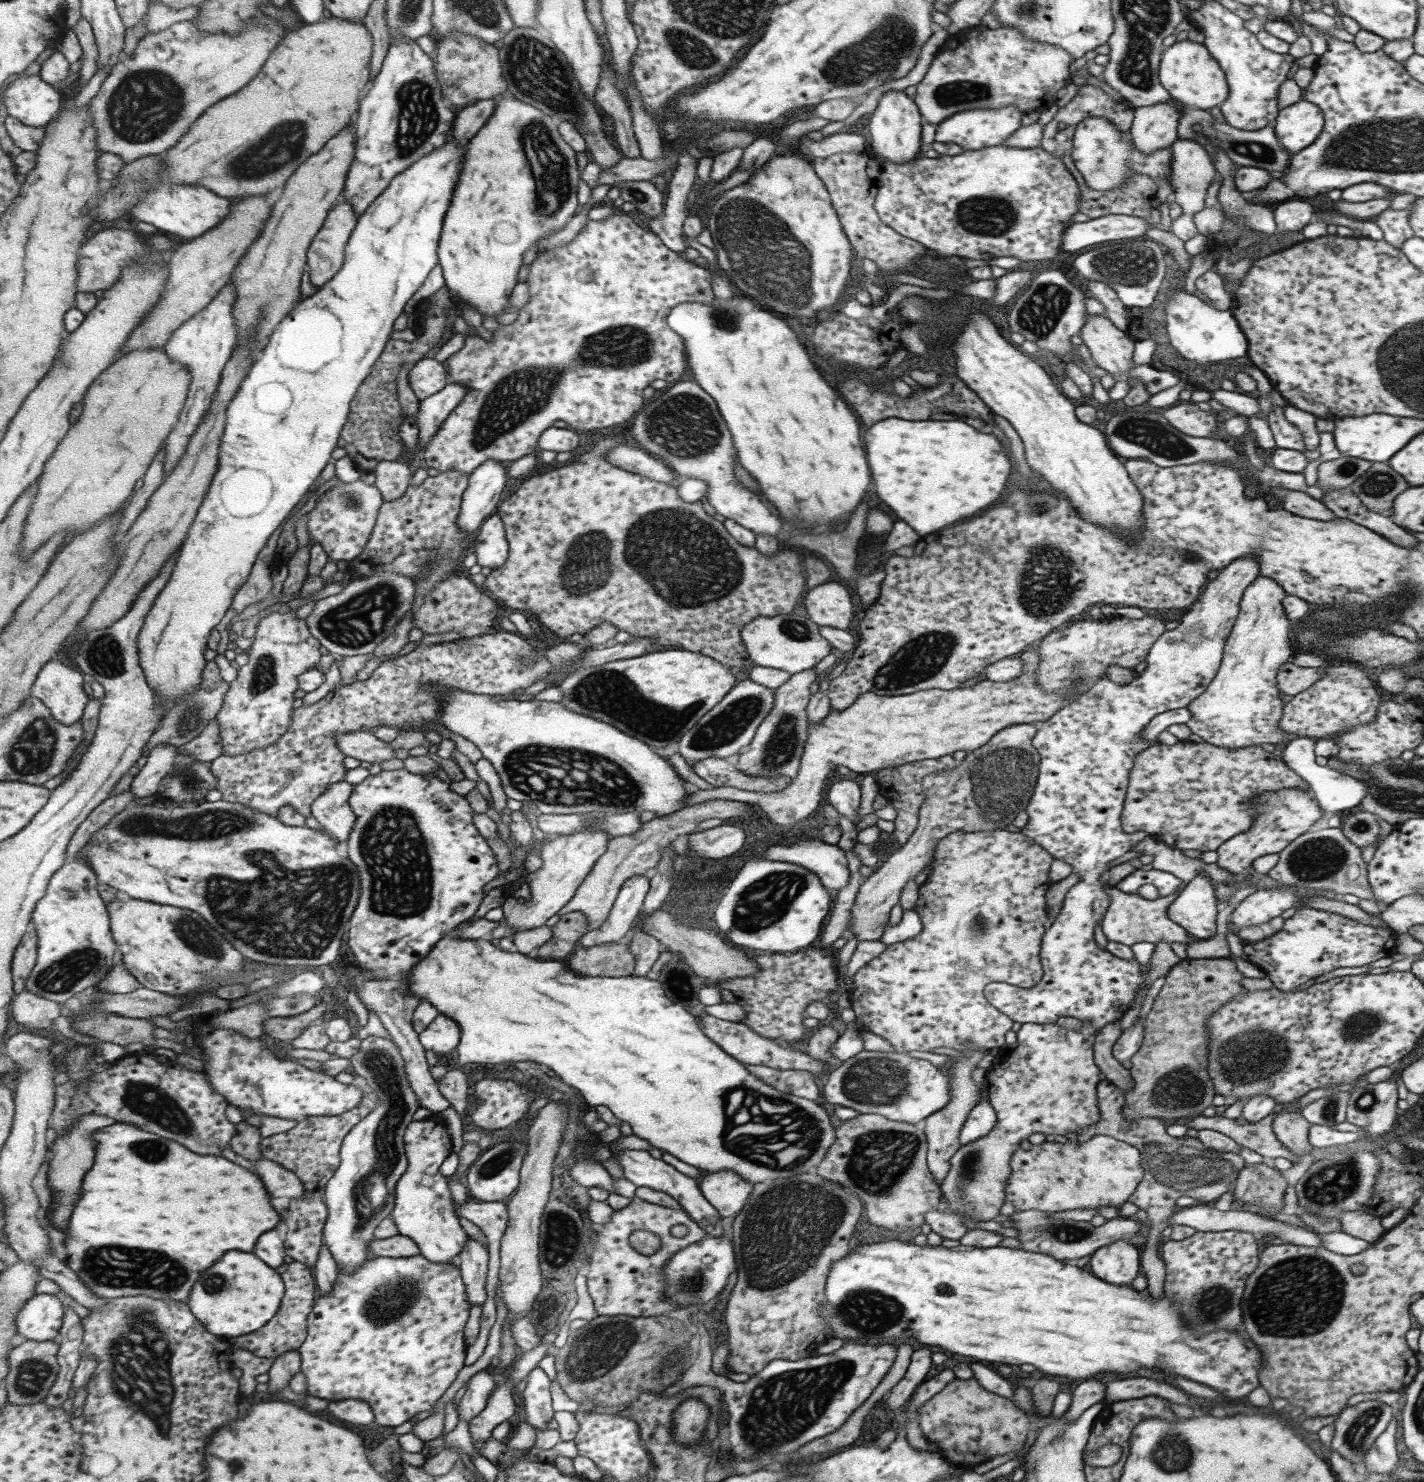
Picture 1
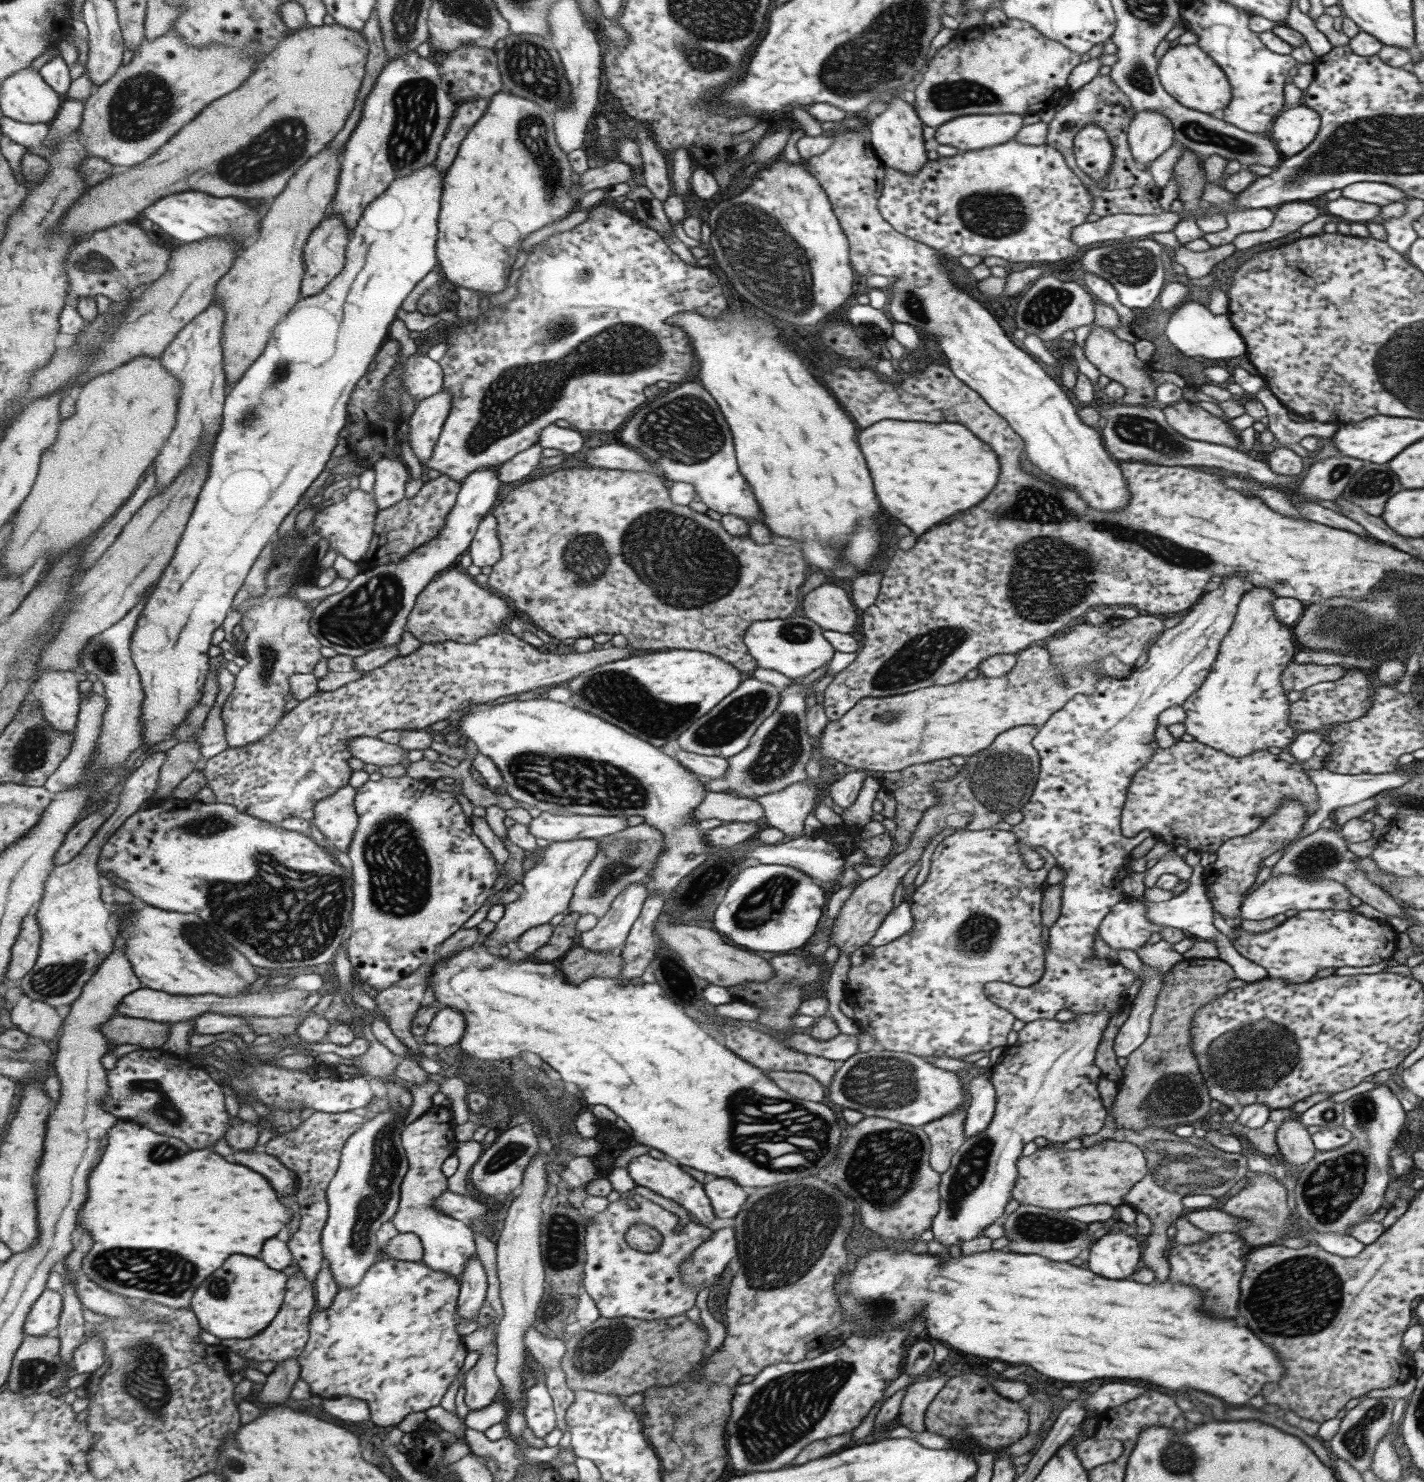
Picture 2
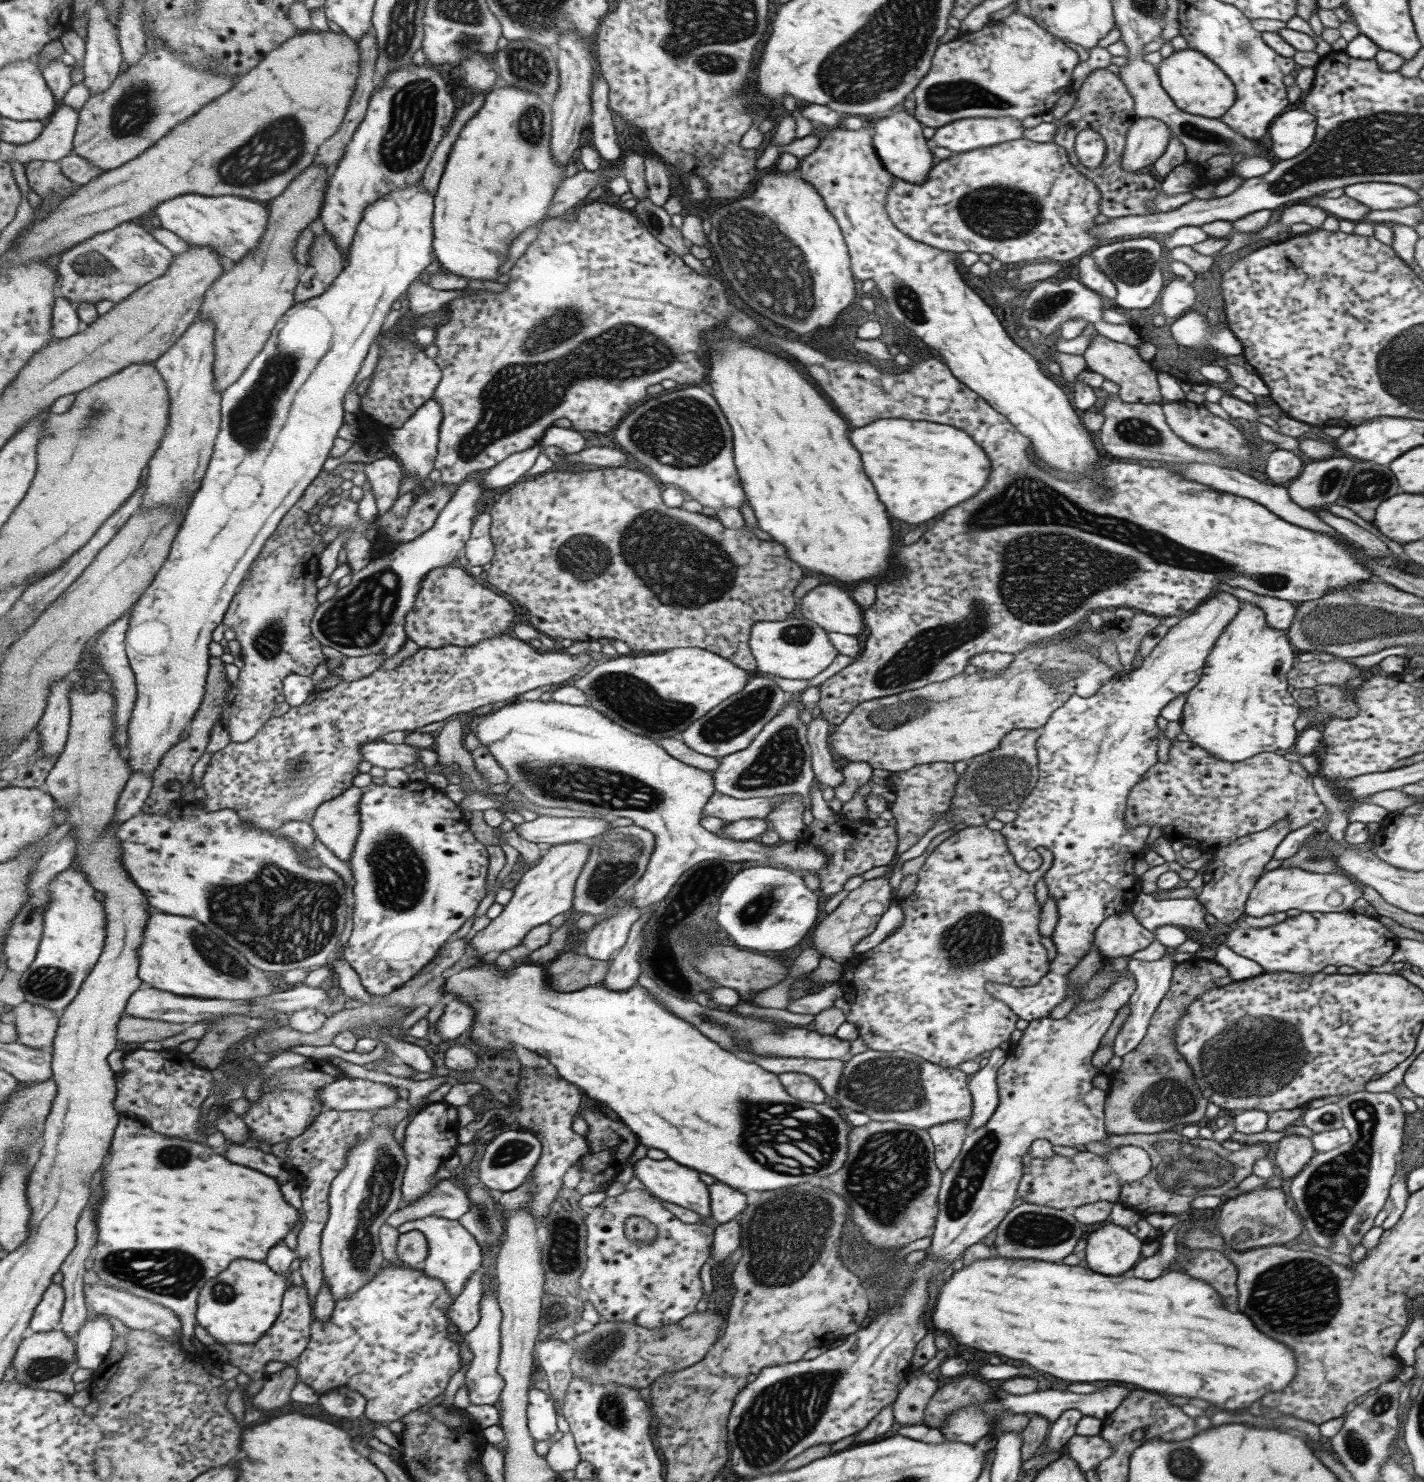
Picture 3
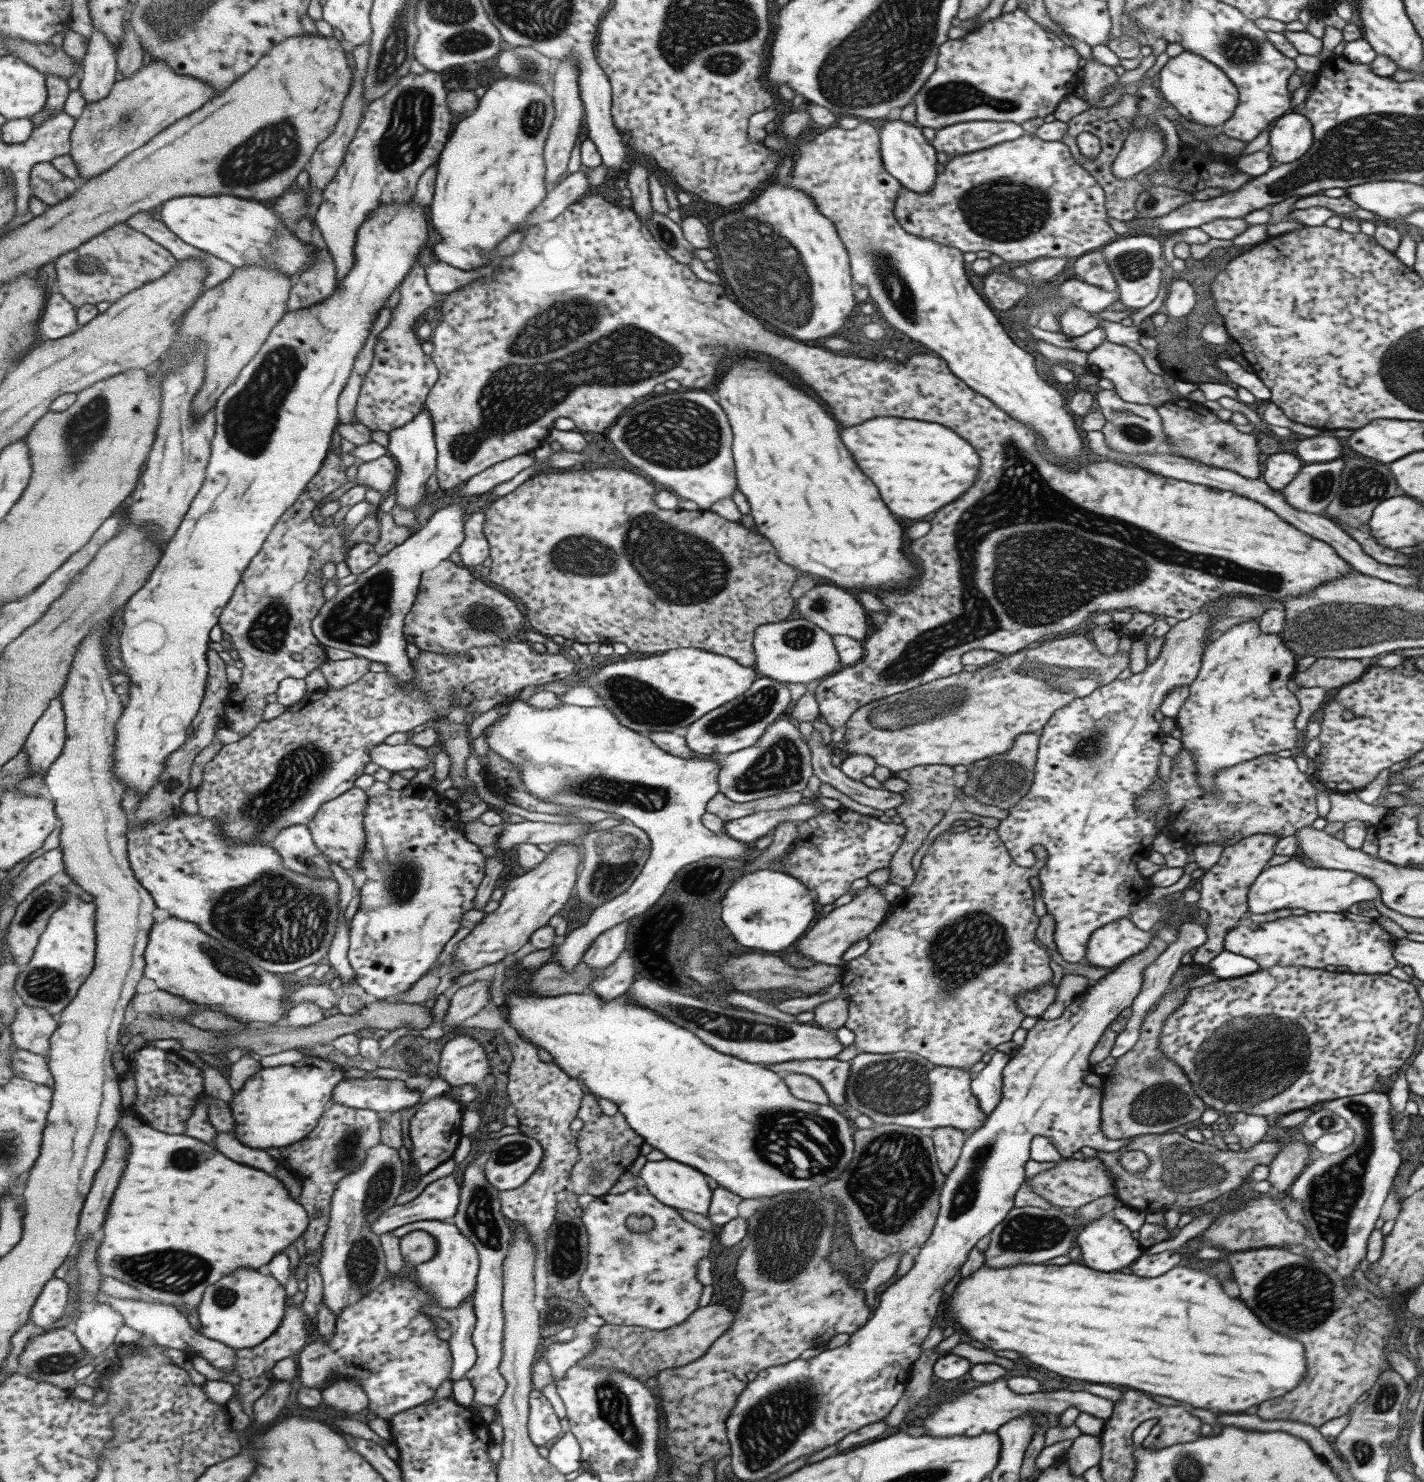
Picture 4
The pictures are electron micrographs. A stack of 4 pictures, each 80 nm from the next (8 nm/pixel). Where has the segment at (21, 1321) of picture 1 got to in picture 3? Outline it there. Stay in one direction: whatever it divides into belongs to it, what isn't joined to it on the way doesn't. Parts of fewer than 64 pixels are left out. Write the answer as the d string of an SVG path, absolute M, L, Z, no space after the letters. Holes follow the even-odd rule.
M53 1283L43 1295L30 1322L30 1332L55 1331L60 1327L66 1306L66 1290L62 1283Z

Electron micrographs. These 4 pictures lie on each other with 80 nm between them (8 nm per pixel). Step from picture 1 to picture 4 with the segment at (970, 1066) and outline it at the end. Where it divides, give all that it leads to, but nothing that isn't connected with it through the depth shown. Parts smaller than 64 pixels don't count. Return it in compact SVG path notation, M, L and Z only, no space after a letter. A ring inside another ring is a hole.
M935 1128L929 1131L929 1135L932 1138L937 1166L946 1175L956 1164L965 1136L957 1128Z

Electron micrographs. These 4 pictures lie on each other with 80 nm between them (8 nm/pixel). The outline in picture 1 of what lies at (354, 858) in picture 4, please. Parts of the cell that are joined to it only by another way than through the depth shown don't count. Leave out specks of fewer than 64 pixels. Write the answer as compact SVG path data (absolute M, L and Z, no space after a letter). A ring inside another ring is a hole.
M346 780L335 783L321 797L317 798L312 806L312 815L319 821L323 830L333 835L336 839L339 839L341 843L348 840L357 820L355 811L350 805L353 789L354 784L349 784Z

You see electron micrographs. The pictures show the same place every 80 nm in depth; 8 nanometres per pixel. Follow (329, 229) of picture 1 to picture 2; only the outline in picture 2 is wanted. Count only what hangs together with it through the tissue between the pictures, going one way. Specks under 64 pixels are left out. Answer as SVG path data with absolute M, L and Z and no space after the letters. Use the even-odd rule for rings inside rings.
M337 215L327 216L314 234L307 241L305 248L306 276L302 282L302 296L310 297L323 292L323 289L342 272L347 262L348 245L350 244L350 228Z

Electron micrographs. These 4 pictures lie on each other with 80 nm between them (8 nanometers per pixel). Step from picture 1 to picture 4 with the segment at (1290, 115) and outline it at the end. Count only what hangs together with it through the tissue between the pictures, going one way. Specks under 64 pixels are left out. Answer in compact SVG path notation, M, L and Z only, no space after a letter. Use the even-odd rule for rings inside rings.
M1293 111L1276 118L1268 132L1271 158L1280 164L1295 162L1311 146L1312 126L1308 118Z

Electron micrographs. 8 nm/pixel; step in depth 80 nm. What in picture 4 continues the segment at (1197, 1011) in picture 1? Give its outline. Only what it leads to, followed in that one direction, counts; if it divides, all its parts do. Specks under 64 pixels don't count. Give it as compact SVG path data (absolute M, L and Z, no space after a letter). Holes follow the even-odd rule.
M1191 962L1186 967L1176 969L1172 974L1169 982L1169 988L1165 996L1158 1000L1155 1009L1152 1013L1147 1013L1144 1017L1142 1025L1139 1027L1138 1041L1132 1046L1125 1054L1118 1056L1115 1065L1110 1071L1101 1075L1102 1080L1102 1094L1100 1102L1100 1119L1101 1119L1101 1132L1104 1137L1111 1140L1119 1140L1119 1138L1129 1138L1132 1136L1139 1136L1144 1134L1161 1134L1168 1133L1172 1128L1187 1124L1197 1120L1201 1113L1207 1107L1204 1102L1194 1093L1192 1084L1186 1077L1186 1074L1173 1062L1168 1059L1158 1047L1158 1036L1162 1030L1165 1019L1177 1010L1177 1007L1187 997L1189 988L1185 988L1185 983L1198 976L1203 976L1208 973L1207 966L1202 966L1199 963Z

